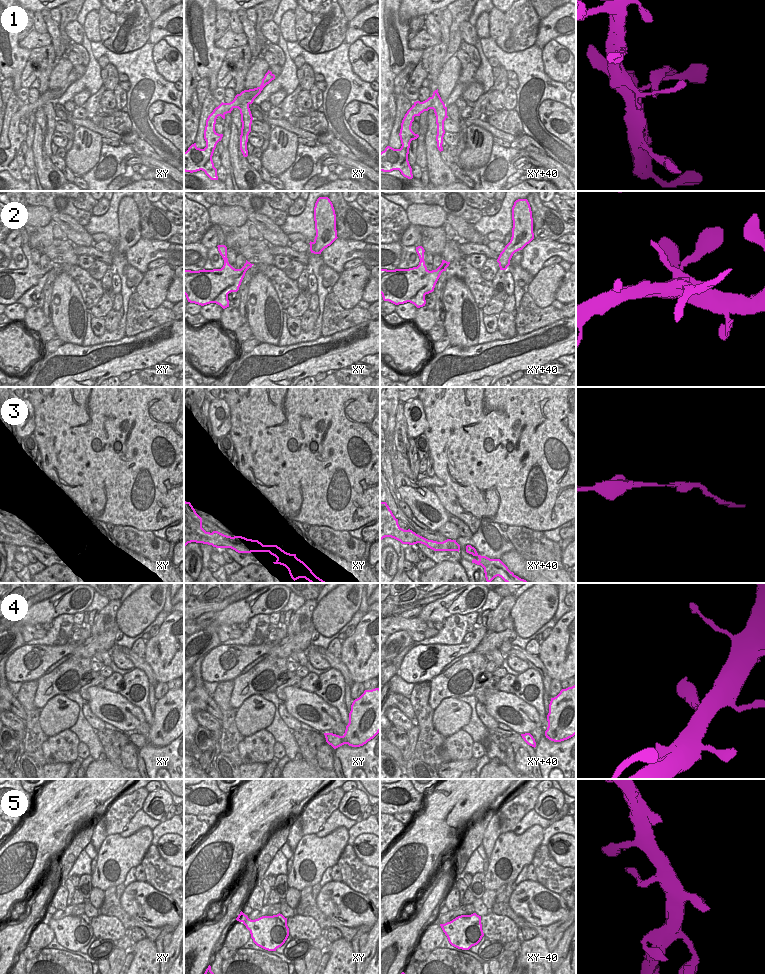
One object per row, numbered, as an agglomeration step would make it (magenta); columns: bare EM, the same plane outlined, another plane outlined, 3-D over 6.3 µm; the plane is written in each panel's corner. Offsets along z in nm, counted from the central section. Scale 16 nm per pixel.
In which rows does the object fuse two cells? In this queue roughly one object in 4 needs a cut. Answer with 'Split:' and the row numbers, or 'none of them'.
Split: 1, 5

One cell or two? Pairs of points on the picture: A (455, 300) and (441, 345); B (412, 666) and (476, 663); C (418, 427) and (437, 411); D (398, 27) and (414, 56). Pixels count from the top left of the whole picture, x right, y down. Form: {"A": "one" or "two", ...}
{"A": "two", "B": "two", "C": "two", "D": "one"}

